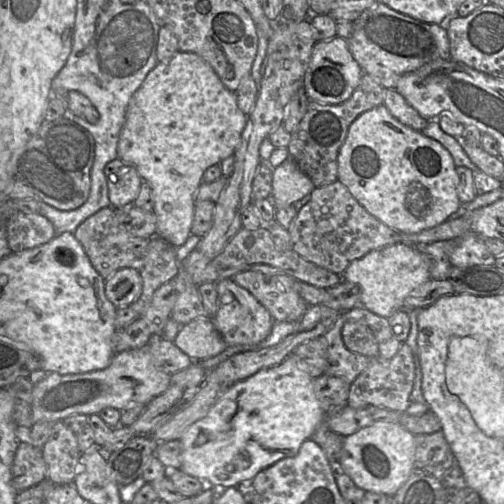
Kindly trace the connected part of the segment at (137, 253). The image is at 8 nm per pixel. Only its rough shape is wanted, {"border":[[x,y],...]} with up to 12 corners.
{"border":[[109,206],[74,232],[106,280],[140,271],[149,239],[130,234]]}

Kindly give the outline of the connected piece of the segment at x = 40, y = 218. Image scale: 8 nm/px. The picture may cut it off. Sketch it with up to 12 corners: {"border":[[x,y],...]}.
{"border":[[15,212],[5,222],[12,252],[56,236],[41,214]]}

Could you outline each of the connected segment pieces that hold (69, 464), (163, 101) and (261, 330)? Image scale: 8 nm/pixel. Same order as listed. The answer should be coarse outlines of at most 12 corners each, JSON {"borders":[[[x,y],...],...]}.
{"borders":[[[54,422],[42,453],[47,479],[72,484],[82,454],[77,434]],[[178,51],[129,101],[118,157],[153,191],[156,236],[187,241],[202,176],[247,118]],[[232,278],[216,283],[213,323],[227,346],[254,350],[269,311]]]}

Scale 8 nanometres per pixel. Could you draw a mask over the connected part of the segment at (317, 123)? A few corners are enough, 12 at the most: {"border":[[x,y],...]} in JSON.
{"border":[[364,74],[340,104],[309,101],[288,145],[315,187],[338,180],[352,122],[384,103]]}

